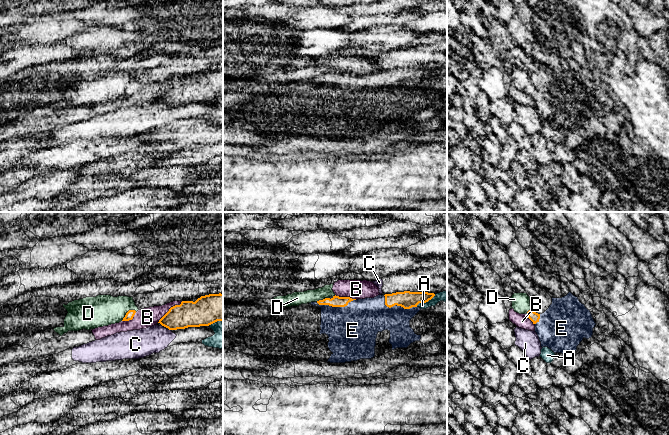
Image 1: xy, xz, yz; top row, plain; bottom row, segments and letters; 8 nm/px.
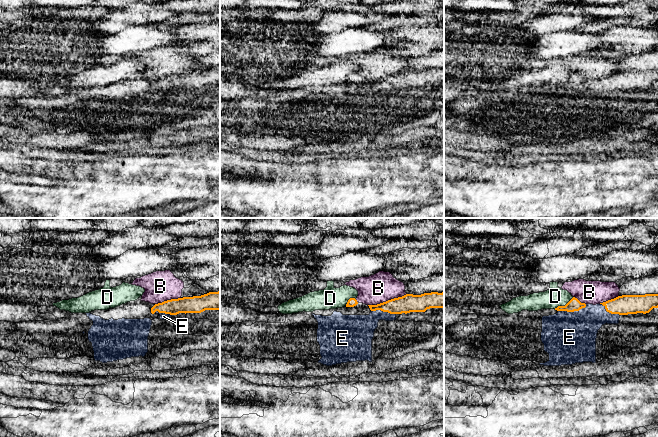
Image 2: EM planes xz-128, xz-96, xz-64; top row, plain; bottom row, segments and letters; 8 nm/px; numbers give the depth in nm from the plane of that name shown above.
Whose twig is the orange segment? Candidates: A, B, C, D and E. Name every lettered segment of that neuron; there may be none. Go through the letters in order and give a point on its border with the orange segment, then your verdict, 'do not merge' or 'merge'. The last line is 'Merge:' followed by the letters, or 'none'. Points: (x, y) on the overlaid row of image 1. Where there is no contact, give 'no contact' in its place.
A: xz (425, 302) | do not merge
B: xy (169, 309) | do not merge
C: xy (169, 329) | do not merge
D: xy (127, 312) | do not merge
E: xz (396, 304) | merge
Merge: E

